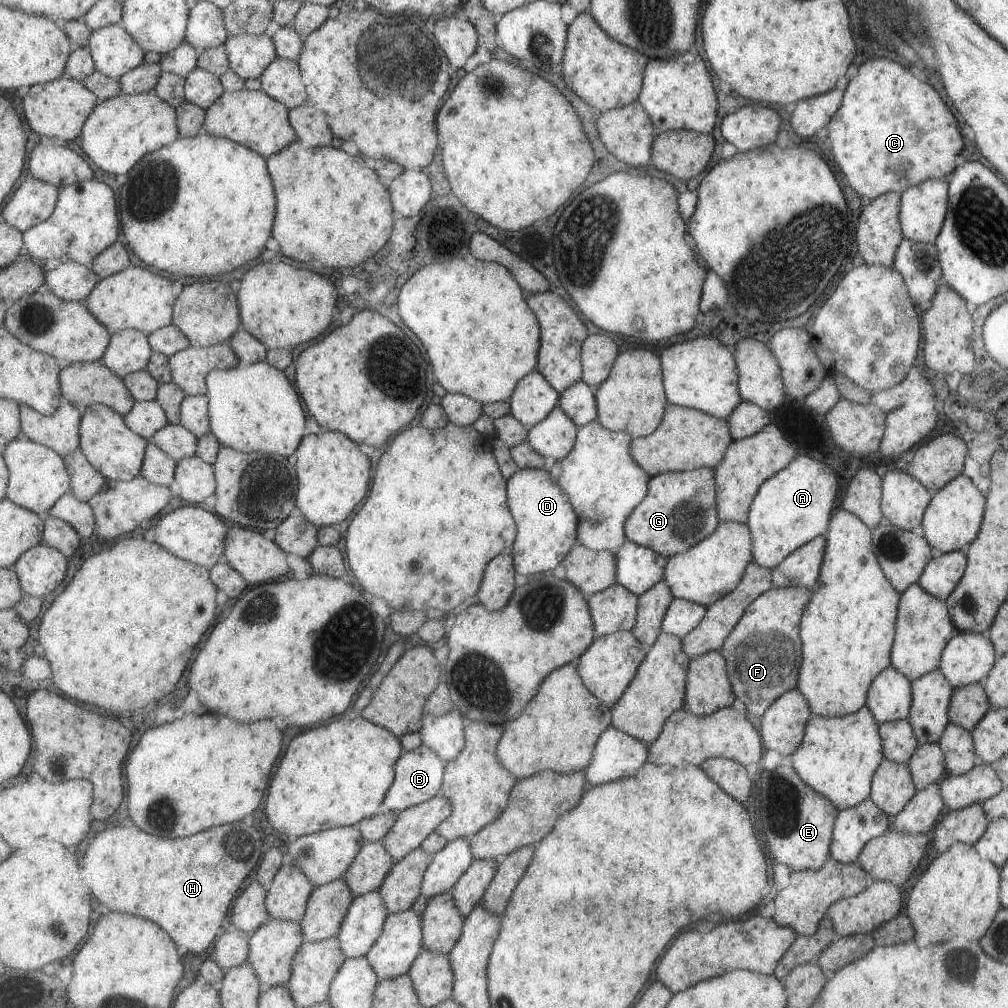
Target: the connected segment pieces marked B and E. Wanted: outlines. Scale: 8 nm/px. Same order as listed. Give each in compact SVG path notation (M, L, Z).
M422 743L414 750L406 751L396 764L396 779L384 802L384 810L399 811L423 804L437 796L444 783L447 763L430 746Z
M789 762L772 771L759 770L759 820L770 858L792 871L817 870L829 858L830 838L839 810L822 794L801 781Z

